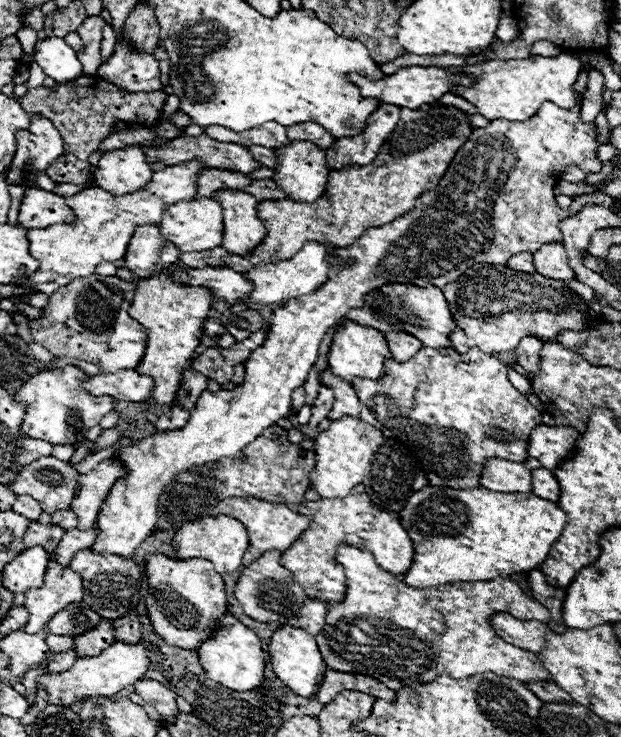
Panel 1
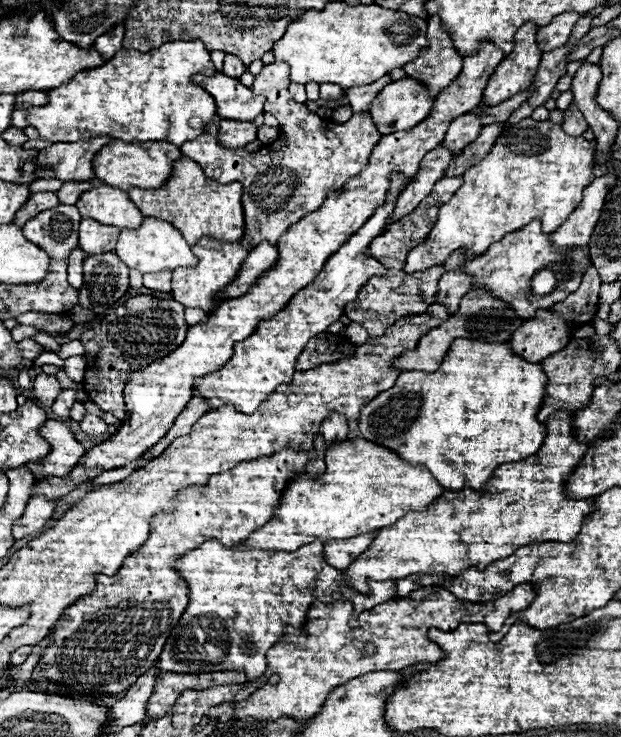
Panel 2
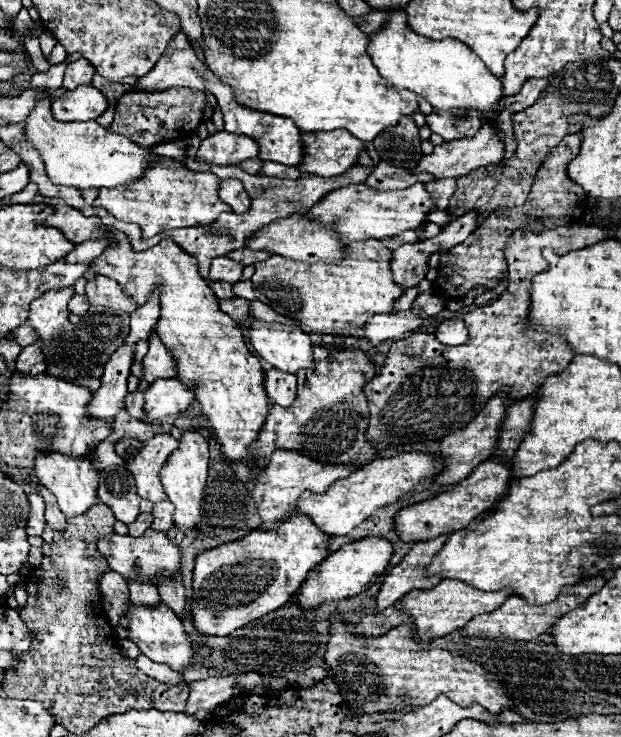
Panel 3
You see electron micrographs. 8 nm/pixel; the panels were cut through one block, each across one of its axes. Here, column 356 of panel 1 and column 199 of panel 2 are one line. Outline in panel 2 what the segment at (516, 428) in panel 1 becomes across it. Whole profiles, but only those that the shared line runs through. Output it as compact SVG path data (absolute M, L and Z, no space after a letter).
M392 176L392 188L386 198L386 204L380 206L374 212L374 216L368 218L368 222L356 234L352 234L348 242L344 242L338 248L338 252L334 252L326 260L324 268L306 288L302 288L278 314L274 314L268 320L262 320L246 340L238 342L234 346L234 356L218 372L202 376L202 380L196 380L194 396L202 396L208 402L210 410L230 404L242 414L252 414L268 394L272 394L280 384L290 382L296 358L306 346L306 342L316 334L326 332L326 328L332 322L340 320L344 304L356 300L362 284L366 284L370 276L386 272L386 268L378 260L364 256L364 250L378 234L382 234L386 220L394 210L396 196L408 182L410 180L404 180L402 176Z

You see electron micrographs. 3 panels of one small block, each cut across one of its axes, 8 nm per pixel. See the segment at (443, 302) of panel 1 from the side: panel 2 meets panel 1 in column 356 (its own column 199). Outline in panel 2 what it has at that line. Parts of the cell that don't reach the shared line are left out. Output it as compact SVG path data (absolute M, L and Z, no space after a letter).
M184 308L184 312L186 312L186 324L188 324L188 326L202 324L202 322L206 322L208 316L210 316L210 312L204 312L204 310L200 310L200 308Z

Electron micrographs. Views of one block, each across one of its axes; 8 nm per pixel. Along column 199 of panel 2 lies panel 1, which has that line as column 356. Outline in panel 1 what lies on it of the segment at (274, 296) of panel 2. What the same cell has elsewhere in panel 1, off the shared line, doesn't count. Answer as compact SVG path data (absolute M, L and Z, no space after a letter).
M344 322L334 334L328 354L328 370L348 384L352 384L354 378L378 380L384 376L384 360L388 358L390 358L390 348L382 332L376 332L376 328L360 328L360 324Z

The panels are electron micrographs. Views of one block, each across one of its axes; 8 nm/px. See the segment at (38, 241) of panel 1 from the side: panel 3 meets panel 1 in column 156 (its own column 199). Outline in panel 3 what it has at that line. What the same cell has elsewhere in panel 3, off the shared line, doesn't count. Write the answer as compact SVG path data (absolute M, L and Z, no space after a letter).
M154 156L148 160L148 168L140 180L118 188L102 188L94 206L106 208L116 220L126 224L138 224L142 238L150 240L160 232L174 228L188 228L196 224L210 224L222 212L230 212L222 200L218 200L218 176L212 172L192 172L178 160Z

